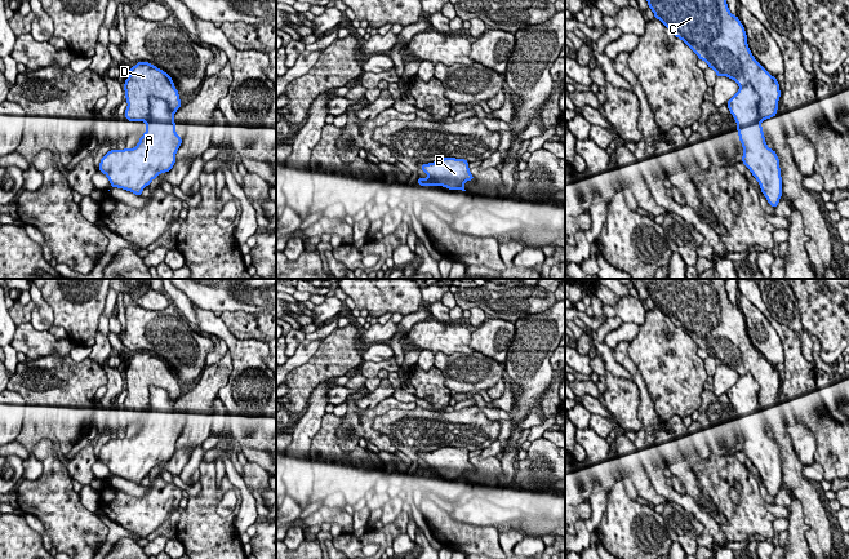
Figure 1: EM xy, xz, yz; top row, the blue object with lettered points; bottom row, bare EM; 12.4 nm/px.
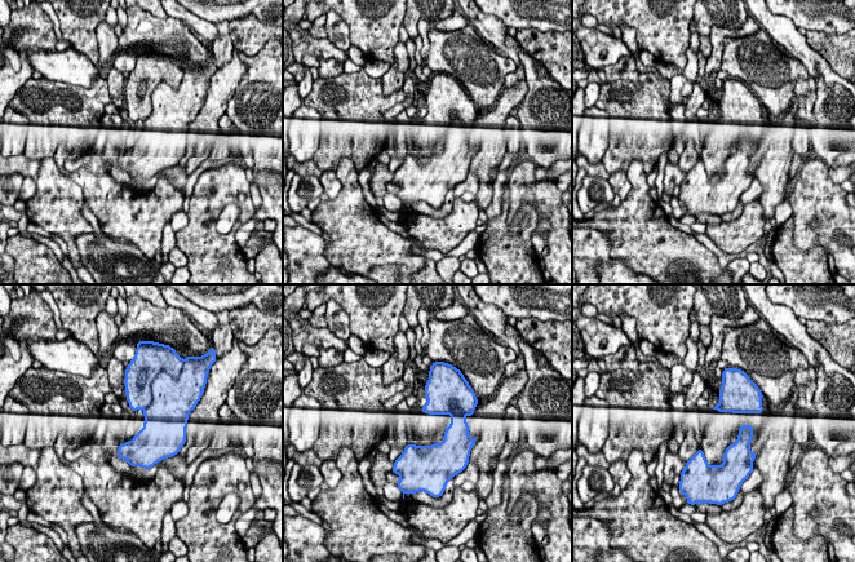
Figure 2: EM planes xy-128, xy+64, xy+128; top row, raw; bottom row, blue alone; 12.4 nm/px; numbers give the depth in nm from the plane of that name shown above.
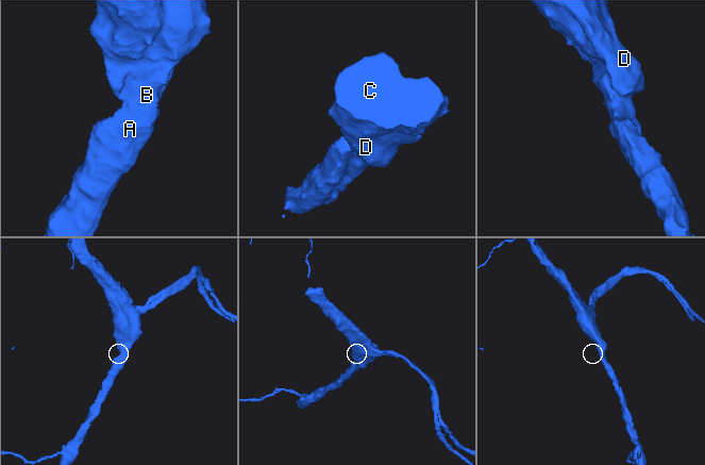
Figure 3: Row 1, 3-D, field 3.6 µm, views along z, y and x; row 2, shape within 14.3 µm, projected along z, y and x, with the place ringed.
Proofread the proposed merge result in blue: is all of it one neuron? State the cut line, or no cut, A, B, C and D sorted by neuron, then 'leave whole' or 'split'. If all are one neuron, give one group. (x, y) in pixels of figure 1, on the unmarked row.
cut in xy along (165, 389), (150, 386), (149, 408), (146, 411); A B / C D; split

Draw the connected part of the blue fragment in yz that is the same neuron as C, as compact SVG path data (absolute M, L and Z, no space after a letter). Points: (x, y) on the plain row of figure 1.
M641 279L654 306L681 328L716 365L728 365L739 376L750 373L759 383L759 409L777 404L781 386L779 372L752 345L747 324L725 289L724 279Z

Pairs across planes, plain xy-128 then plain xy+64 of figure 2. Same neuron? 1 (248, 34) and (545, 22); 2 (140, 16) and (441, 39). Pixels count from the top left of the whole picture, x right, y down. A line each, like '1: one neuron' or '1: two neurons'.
1: two neurons
2: one neuron

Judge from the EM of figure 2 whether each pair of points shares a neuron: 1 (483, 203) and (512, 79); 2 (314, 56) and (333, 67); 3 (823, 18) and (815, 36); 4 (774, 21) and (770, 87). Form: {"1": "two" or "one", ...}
{"1": "two", "2": "two", "3": "two", "4": "two"}

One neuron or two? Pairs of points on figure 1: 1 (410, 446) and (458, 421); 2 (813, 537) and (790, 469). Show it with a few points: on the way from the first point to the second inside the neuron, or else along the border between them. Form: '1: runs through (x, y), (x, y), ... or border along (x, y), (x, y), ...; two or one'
1: runs through (422, 434), (427, 430), (447, 429); one
2: runs through (813, 520), (813, 509), (808, 496), (798, 486); one

